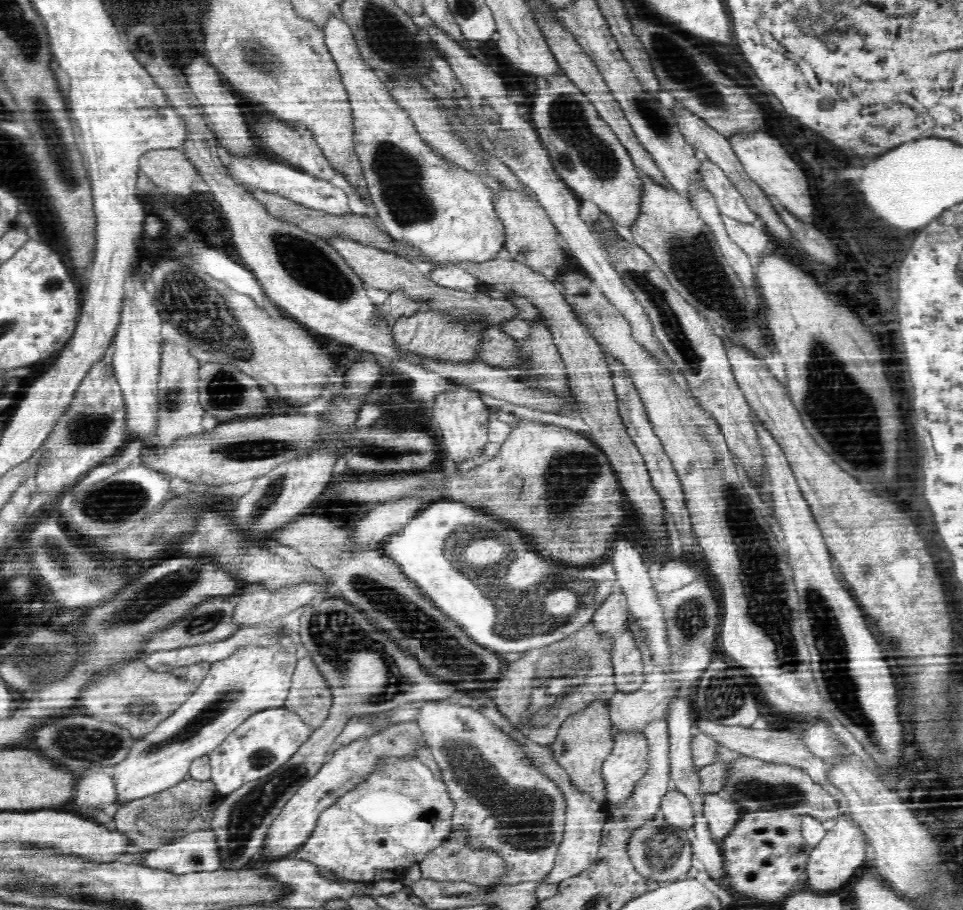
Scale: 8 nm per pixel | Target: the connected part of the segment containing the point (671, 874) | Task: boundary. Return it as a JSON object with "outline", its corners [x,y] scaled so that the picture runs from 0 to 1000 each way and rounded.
{"outline":[[[686,890],[676,902],[661,908],[654,915],[653,923],[650,924],[650,935],[665,964],[683,971],[705,967],[712,963],[719,953],[719,933],[712,913],[696,907]]]}

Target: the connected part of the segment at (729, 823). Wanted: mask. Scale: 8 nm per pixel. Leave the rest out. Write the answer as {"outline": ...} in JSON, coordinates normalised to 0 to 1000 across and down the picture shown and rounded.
{"outline":[[[747,871],[731,874],[731,898],[741,923],[750,924],[768,901],[768,892],[760,878],[750,879]]]}

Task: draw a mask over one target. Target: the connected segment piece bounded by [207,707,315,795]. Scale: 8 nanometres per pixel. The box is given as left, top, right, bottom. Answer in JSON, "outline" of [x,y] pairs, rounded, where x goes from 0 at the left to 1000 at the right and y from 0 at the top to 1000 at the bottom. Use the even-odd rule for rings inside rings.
{"outline":[[[297,777],[277,778],[259,787],[240,808],[216,827],[219,837],[219,856],[232,874],[247,868],[252,862],[261,860],[290,845],[307,829],[307,825],[327,803],[315,792],[315,788]]]}

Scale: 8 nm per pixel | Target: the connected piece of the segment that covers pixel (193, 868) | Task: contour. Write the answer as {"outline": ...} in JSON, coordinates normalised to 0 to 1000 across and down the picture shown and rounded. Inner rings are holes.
{"outline":[[[208,913],[154,936],[143,949],[181,962],[222,958],[229,955],[229,943],[224,932],[222,913]]]}

